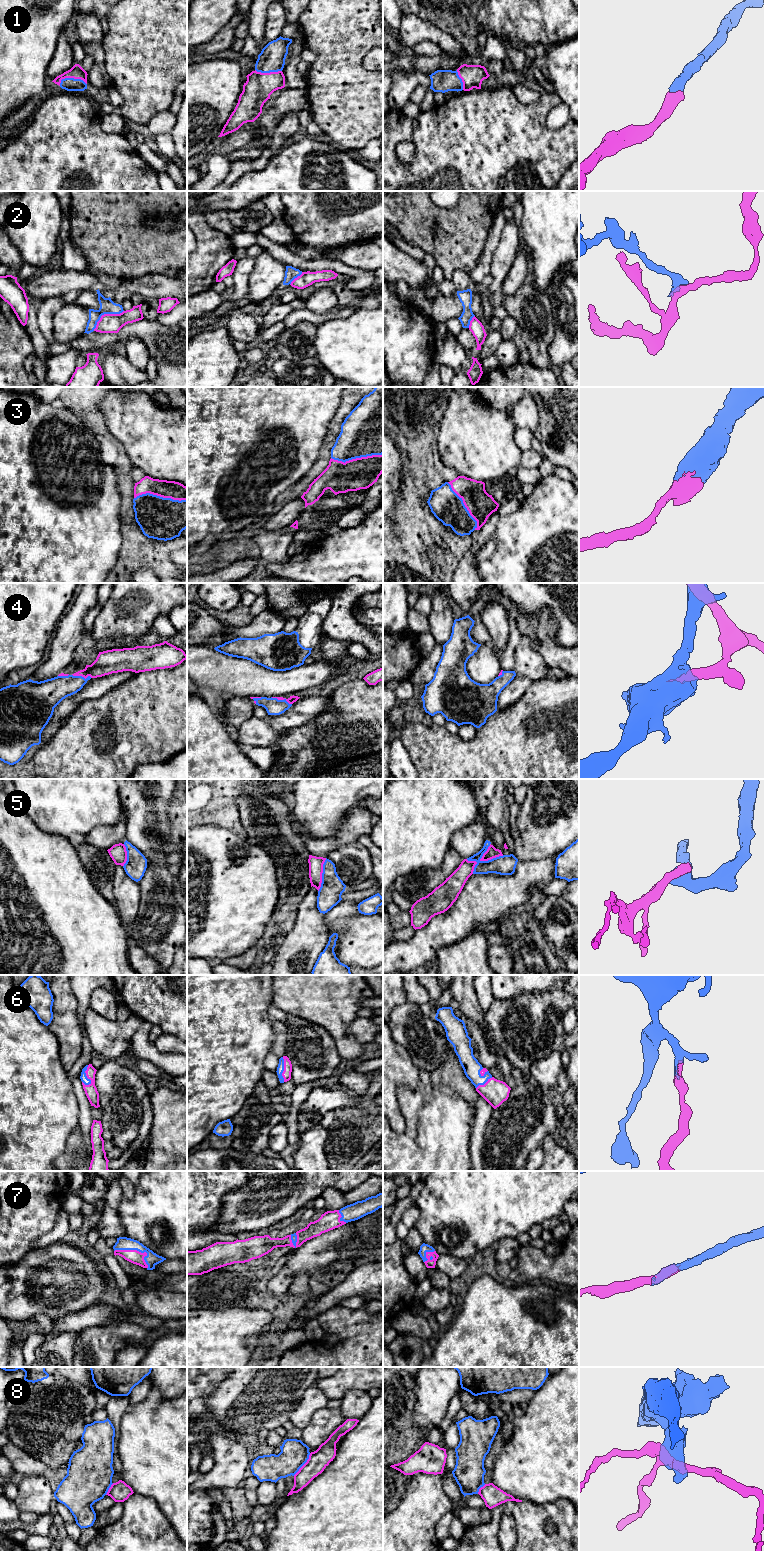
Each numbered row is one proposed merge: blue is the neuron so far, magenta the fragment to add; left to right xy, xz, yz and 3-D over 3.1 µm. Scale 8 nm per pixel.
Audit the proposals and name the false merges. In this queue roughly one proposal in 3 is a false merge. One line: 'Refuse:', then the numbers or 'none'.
Refuse: 2, 5, 8

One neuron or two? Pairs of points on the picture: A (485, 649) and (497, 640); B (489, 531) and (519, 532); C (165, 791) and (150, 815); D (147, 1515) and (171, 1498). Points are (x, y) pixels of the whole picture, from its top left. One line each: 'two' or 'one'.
A: two
B: two
C: one
D: two

